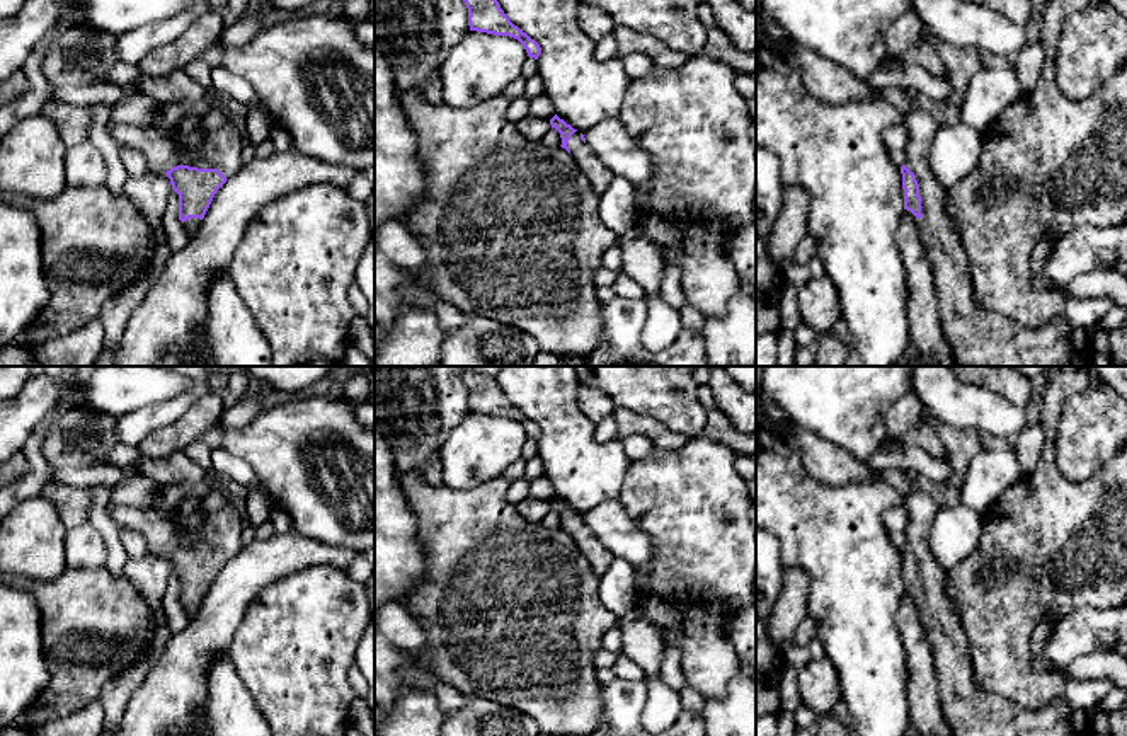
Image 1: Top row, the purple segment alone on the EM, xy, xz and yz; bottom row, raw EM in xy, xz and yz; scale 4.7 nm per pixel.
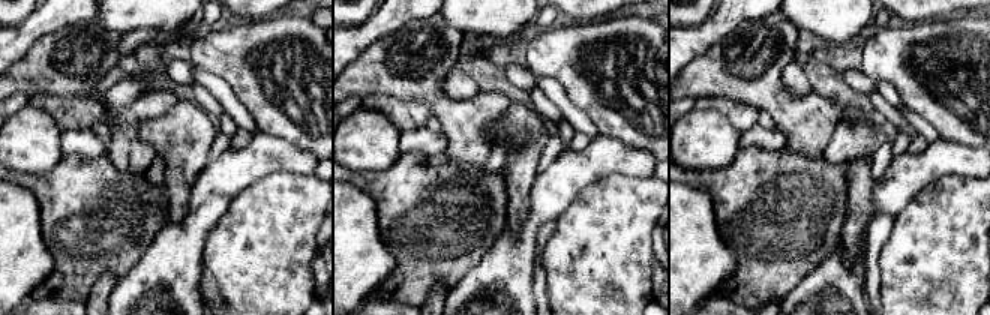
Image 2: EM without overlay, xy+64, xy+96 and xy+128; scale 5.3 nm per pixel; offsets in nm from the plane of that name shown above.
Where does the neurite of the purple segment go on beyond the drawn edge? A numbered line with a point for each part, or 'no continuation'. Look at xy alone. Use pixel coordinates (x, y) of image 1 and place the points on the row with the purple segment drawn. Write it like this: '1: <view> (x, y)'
1: xy (222, 149)

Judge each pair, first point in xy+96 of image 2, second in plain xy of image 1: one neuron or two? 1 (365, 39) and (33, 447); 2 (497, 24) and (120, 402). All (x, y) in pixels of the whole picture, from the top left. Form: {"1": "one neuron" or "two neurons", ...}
{"1": "two neurons", "2": "one neuron"}

